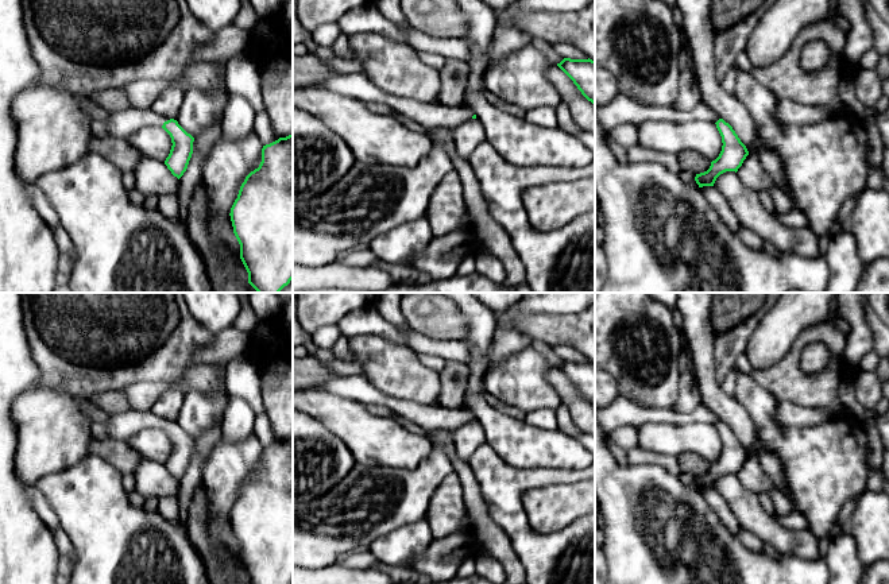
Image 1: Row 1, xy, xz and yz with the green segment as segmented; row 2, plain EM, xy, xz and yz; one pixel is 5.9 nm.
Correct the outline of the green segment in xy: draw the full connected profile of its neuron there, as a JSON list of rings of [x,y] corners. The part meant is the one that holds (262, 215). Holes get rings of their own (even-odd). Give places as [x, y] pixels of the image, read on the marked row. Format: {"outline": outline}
{"outline": [[[293,135],[263,146],[262,162],[246,177],[229,216],[248,283],[258,293],[279,293],[293,279]]]}

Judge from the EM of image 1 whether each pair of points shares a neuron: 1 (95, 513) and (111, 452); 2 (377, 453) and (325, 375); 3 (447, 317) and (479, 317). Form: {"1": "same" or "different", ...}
{"1": "different", "2": "different", "3": "different"}

